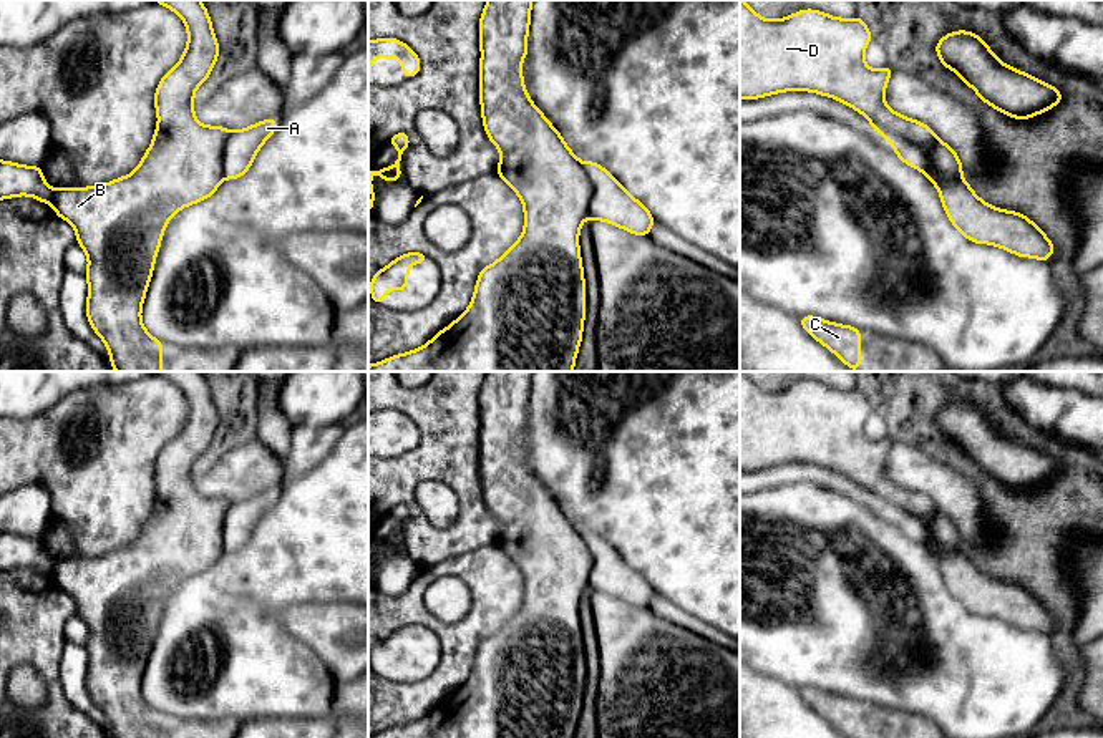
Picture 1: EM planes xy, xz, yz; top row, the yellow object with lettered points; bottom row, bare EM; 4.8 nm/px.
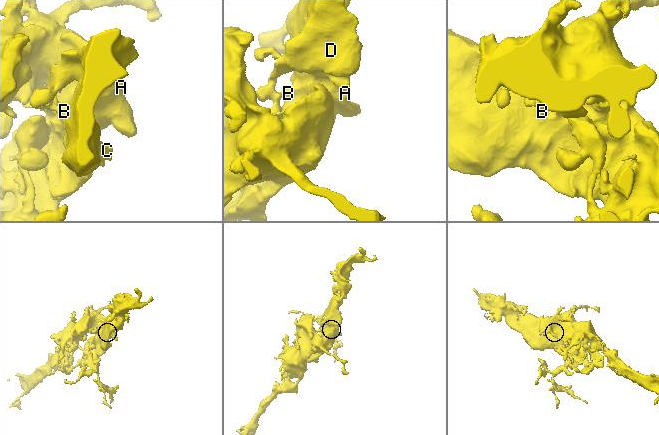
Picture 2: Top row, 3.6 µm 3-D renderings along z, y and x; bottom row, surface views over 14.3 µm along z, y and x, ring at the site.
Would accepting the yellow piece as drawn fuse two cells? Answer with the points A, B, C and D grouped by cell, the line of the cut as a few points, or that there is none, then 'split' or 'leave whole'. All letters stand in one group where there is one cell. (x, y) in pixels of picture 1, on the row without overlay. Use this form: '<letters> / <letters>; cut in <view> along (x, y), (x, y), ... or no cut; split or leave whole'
A B C D; no cut; leave whole

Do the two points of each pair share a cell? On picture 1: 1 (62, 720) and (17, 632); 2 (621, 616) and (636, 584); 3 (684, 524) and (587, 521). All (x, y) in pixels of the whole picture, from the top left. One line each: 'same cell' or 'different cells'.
1: same cell
2: different cells
3: same cell

